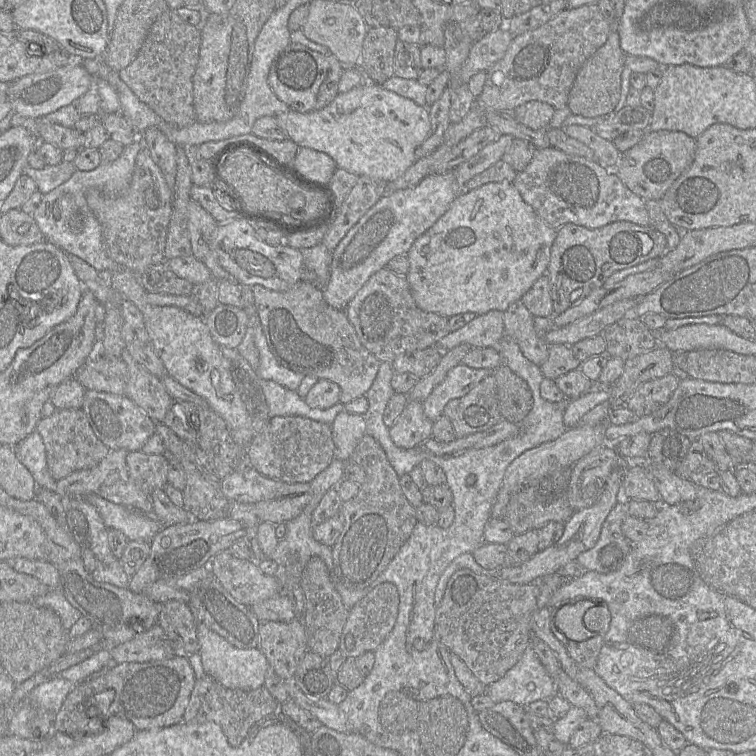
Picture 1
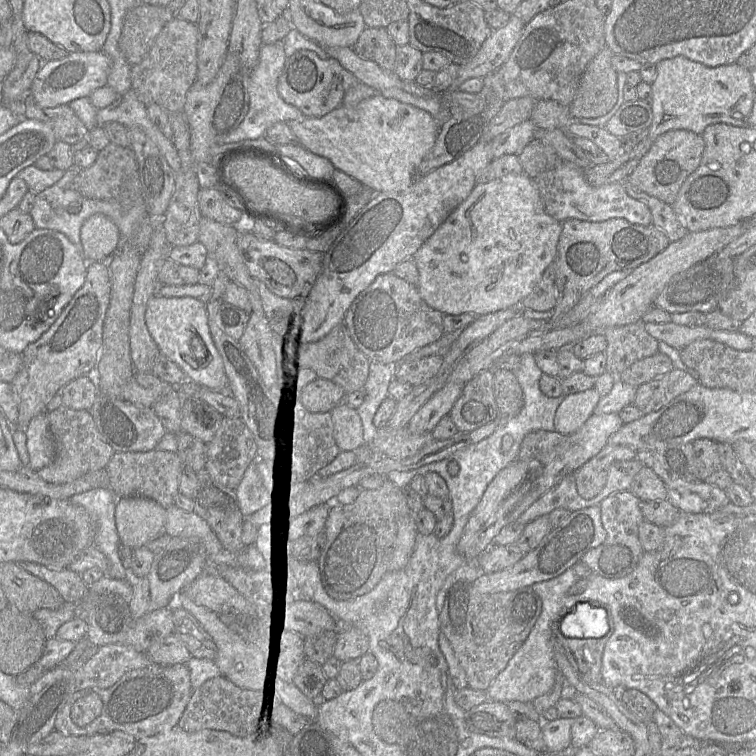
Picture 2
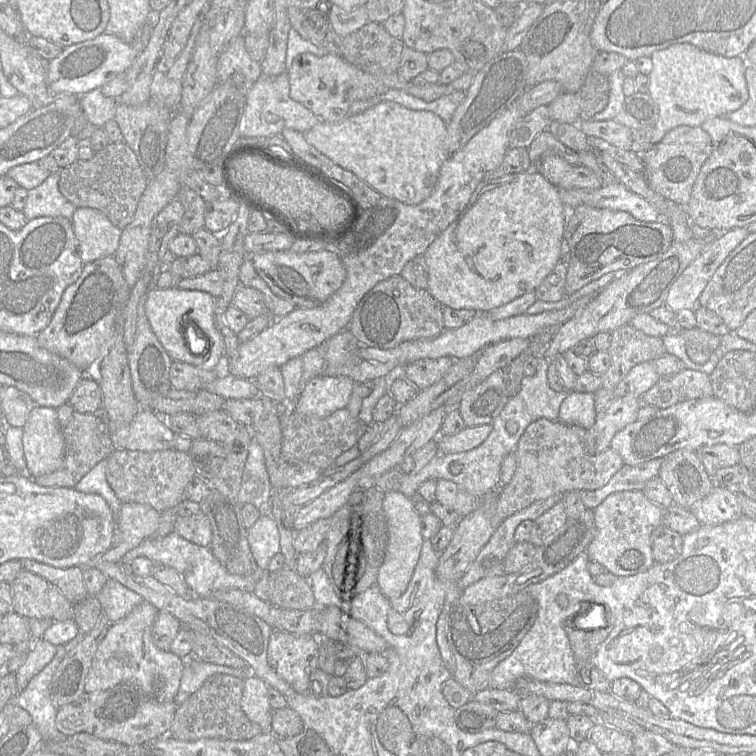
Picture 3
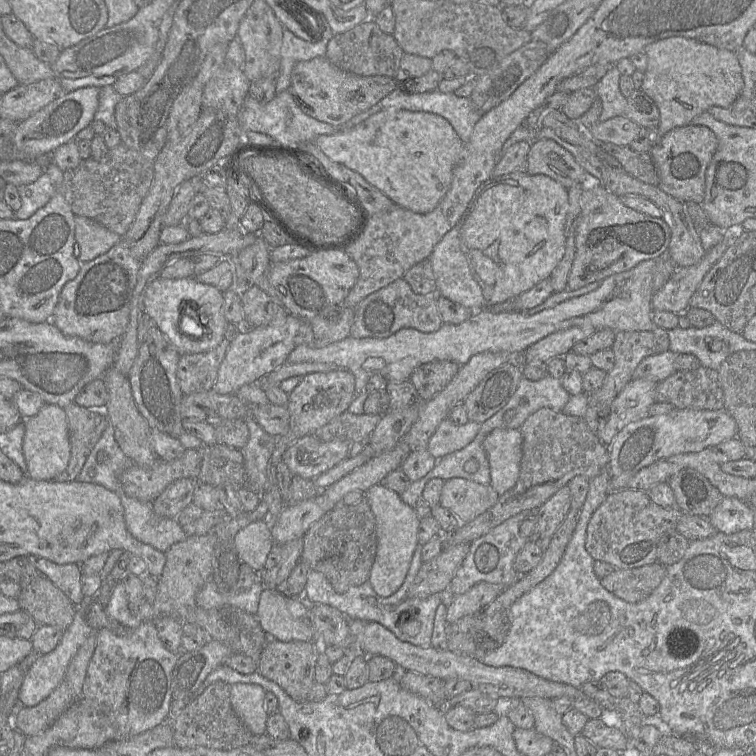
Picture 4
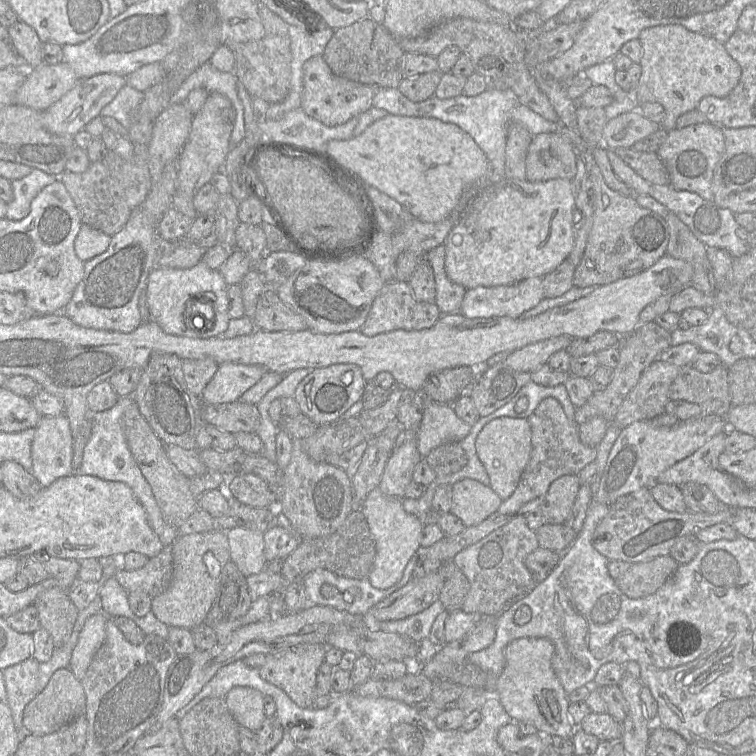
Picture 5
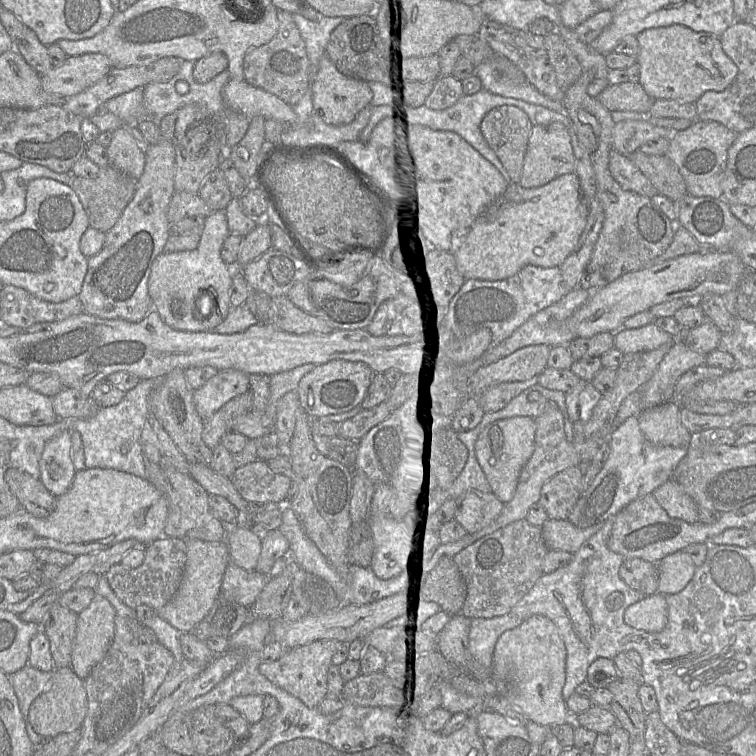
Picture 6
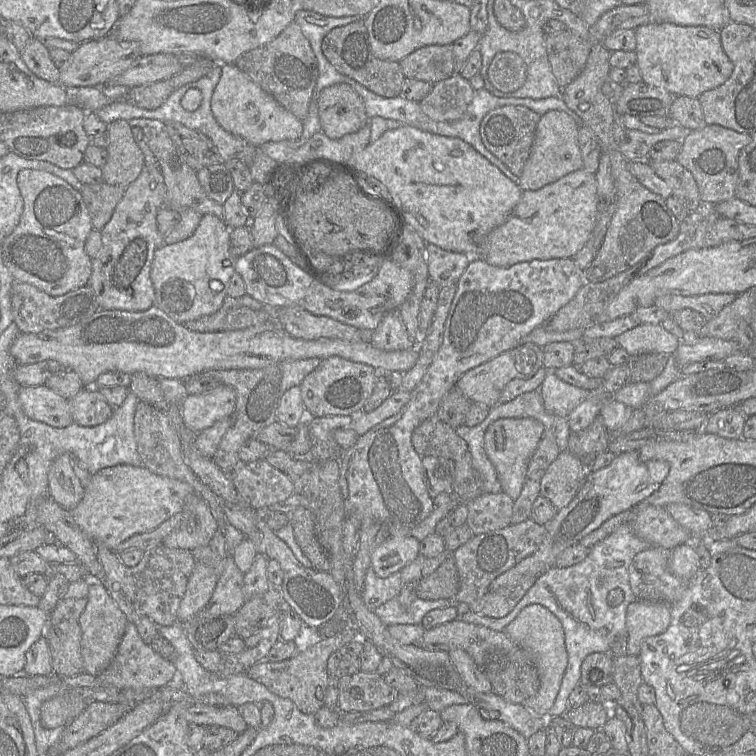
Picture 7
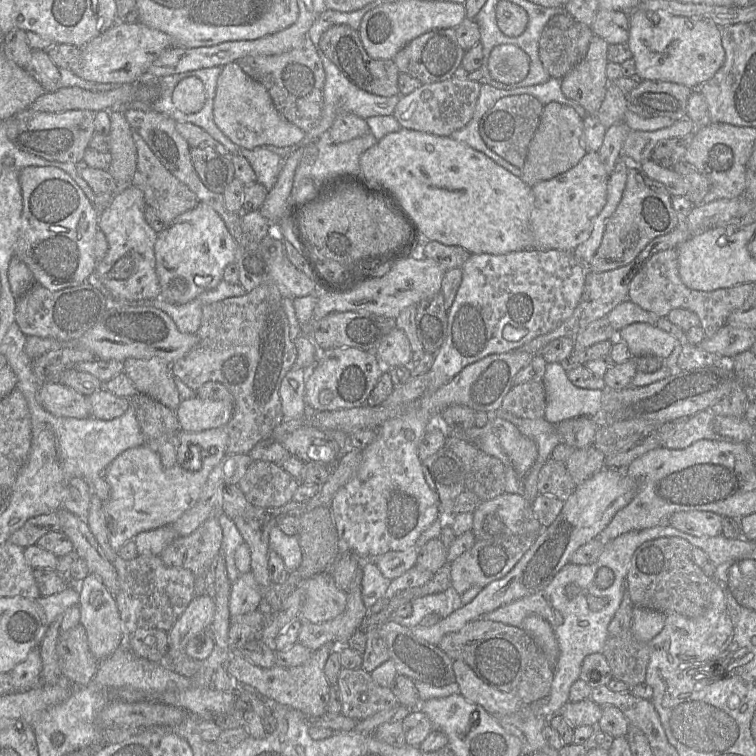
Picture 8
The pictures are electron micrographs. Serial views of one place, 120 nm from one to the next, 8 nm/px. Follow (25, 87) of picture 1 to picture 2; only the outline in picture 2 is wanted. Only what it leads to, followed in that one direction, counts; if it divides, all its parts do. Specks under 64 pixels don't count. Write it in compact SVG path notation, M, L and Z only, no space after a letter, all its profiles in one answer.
M102 51L68 53L63 58L42 62L32 81L29 94L42 108L68 104L77 98L88 97L95 89L105 86L109 69L109 59Z

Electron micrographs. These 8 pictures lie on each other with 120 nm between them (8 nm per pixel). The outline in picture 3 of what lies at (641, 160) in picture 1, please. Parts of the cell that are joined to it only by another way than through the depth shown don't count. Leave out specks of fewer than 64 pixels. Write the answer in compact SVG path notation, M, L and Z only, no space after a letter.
M678 126L642 154L644 178L654 192L685 207L700 169L711 152L712 139L700 126Z

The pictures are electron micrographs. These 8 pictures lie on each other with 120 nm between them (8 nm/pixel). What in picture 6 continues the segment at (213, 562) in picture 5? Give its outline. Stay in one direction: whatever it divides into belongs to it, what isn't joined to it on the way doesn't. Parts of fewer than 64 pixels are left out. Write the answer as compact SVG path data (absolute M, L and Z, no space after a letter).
M186 539L187 559L184 574L175 596L157 614L180 632L192 632L195 626L208 614L220 594L223 577L230 562L226 541L208 542L200 539Z

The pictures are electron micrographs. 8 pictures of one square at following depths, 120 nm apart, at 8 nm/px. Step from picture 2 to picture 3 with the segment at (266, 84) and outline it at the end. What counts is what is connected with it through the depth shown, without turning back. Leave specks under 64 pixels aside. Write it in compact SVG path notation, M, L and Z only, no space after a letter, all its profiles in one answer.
M288 72L277 76L261 74L246 95L245 109L239 128L240 137L269 138L279 136L285 128L304 133L318 124L319 118L302 104L292 100L289 91Z

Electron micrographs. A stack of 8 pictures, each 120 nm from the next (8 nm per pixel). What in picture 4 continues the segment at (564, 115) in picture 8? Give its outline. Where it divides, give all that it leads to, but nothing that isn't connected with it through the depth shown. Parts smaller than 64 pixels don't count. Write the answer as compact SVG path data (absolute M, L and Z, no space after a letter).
M550 139L535 140L528 154L530 175L545 175L569 189L576 184L591 182L588 173L578 164L574 156Z

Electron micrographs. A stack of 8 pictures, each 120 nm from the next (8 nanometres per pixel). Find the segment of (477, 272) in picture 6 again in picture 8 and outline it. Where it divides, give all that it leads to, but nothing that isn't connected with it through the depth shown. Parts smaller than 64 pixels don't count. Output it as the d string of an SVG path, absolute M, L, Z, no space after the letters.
M587 152L573 168L532 186L534 195L534 207L530 215L532 248L573 252L584 242L592 231L594 219L606 204L609 177L598 152Z

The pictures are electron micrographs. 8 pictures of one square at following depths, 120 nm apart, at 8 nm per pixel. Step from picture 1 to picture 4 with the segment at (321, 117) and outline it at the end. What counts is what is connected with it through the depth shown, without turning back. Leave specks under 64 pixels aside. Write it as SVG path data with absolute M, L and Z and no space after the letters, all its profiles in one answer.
M396 108L383 109L352 128L342 127L333 134L316 137L313 142L329 159L362 175L394 204L419 214L433 211L446 195L452 182L453 169L465 148L452 125L443 117Z

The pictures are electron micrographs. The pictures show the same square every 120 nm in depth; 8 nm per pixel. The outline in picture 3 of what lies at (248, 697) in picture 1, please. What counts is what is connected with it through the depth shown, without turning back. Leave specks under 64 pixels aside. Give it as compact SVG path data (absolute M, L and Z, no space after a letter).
M228 674L210 676L197 692L177 706L168 735L181 741L202 738L243 741L262 733L261 727L251 722L241 708L243 680Z

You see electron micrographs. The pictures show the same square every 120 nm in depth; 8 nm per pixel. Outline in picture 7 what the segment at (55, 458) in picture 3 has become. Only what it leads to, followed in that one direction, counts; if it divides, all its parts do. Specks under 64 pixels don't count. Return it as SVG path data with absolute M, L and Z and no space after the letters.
M59 455L48 472L49 496L62 507L71 510L81 501L85 487L74 472L72 456Z

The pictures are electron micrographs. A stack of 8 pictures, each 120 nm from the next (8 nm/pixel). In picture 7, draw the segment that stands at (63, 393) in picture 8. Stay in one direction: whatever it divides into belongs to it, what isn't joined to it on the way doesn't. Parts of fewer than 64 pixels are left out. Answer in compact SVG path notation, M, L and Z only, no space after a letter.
M46 385L21 386L18 400L25 415L49 426L62 428L73 423L69 399Z

